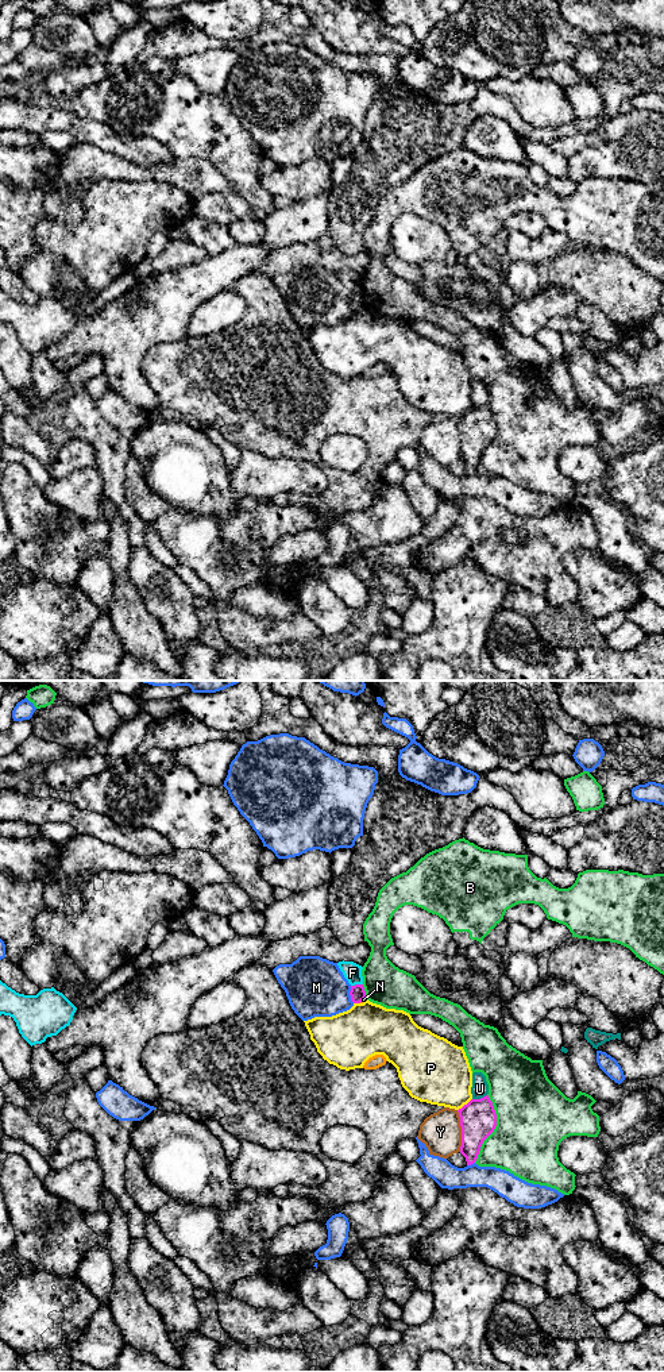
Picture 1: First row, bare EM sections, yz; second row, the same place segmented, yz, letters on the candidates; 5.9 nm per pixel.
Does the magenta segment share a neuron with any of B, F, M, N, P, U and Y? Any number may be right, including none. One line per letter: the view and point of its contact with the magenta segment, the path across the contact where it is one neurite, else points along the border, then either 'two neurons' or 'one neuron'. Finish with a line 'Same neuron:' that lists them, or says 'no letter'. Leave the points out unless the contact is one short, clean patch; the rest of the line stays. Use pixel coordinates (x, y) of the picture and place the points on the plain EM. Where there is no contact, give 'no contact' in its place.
B: meets magenta in yz at (494, 436); two neurons
F: meets magenta in yz at (356, 293); border along yz (362, 292), (351, 295); two neurons
M: meets magenta in yz at (350, 303); two neurons
N: meets magenta in yz at (362, 308); two neurons
P: meets magenta in yz at (464, 413); two neurons
U: meets magenta in yz at (481, 407); two neurons
Y: meets magenta in yz at (462, 439); two neurons
Same neuron: no letter

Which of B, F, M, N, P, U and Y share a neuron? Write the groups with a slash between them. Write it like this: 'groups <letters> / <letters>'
groups B / F / M / N / P / U / Y

